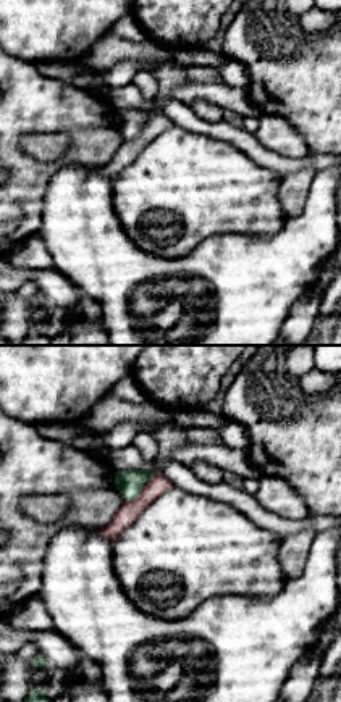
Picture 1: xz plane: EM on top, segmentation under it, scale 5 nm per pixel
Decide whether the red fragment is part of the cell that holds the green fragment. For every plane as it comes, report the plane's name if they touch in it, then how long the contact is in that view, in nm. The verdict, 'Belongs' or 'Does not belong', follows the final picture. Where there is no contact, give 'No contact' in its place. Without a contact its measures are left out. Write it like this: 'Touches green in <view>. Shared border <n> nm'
Touches green in xz. Shared border 220 nm

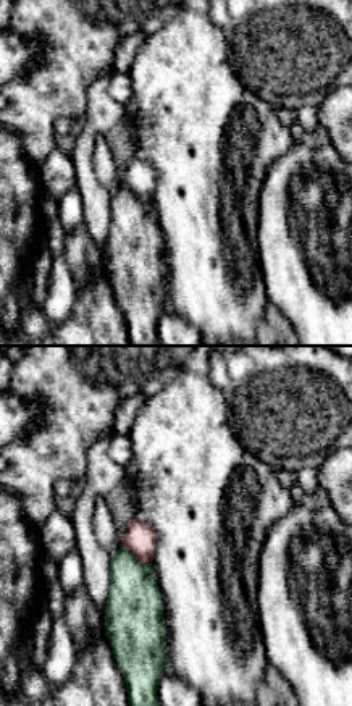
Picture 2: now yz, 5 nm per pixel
Touches green in yz. Shared border 180 nm

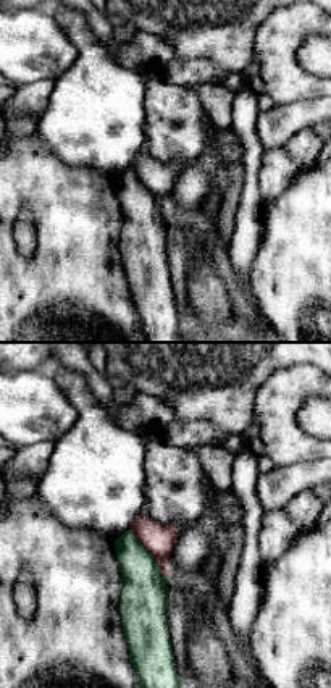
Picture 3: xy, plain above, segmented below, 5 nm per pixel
Touches green in xy. Shared border 300 nm

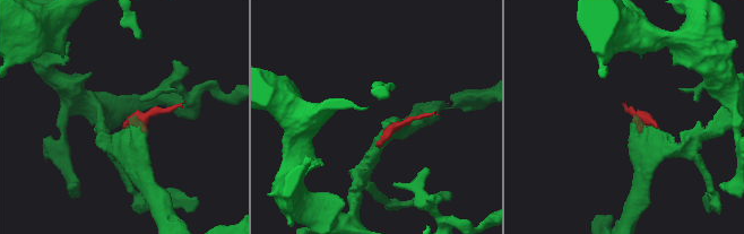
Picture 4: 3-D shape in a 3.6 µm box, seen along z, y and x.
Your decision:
Does not belong

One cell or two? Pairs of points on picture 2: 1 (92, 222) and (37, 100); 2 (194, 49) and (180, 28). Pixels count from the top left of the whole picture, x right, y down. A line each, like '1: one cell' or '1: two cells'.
1: two cells
2: one cell

